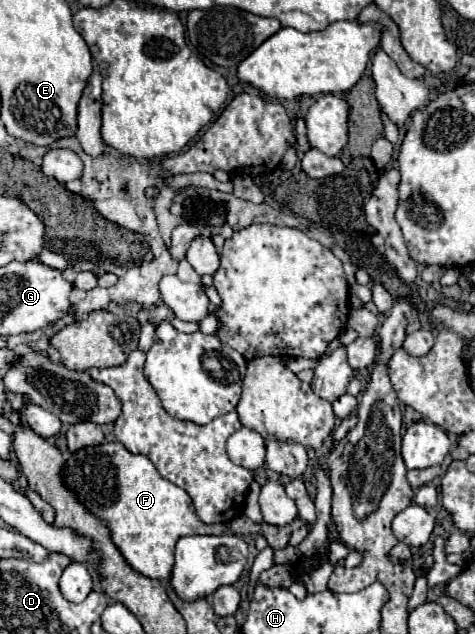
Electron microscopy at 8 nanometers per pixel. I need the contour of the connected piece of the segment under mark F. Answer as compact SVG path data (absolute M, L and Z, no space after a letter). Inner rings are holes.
M118 441L70 453L64 483L76 489L82 503L110 527L112 541L124 559L150 579L168 581L172 577L174 547L180 537L222 535L226 531L224 523L204 525L184 489L164 479L148 457L128 453Z

